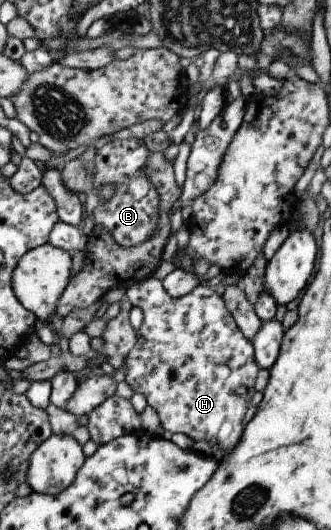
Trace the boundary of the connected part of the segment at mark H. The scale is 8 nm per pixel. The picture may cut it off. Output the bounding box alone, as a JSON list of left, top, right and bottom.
[121,278,260,455]

